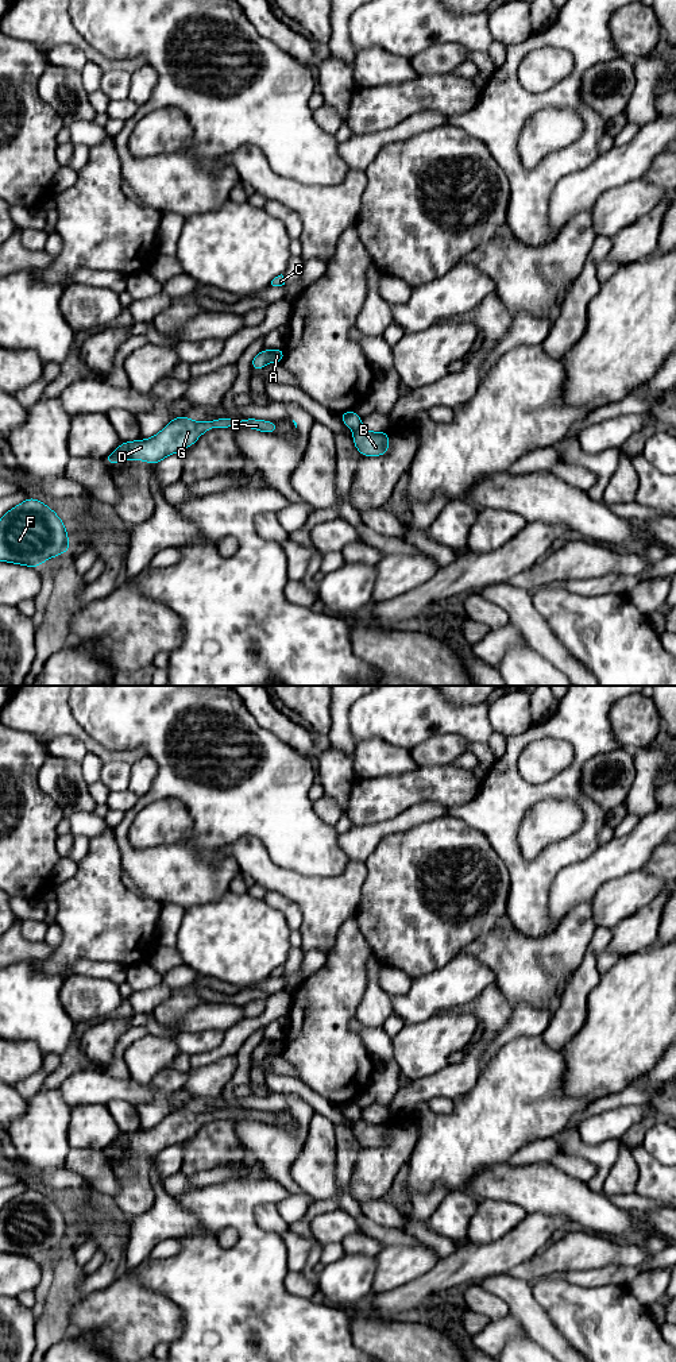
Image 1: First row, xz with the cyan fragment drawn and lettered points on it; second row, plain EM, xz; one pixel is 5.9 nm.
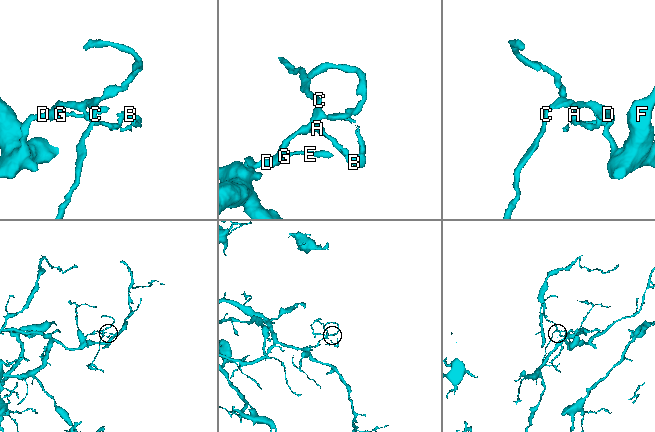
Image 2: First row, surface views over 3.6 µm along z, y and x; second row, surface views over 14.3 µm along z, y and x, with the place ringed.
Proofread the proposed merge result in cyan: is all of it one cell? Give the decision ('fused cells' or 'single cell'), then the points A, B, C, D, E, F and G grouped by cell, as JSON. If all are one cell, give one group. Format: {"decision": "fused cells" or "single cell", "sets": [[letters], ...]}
{"decision": "fused cells", "sets": [["A", "C", "D", "E", "F", "G"], ["B"]]}

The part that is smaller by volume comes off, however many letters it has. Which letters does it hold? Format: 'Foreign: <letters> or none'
Foreign: B

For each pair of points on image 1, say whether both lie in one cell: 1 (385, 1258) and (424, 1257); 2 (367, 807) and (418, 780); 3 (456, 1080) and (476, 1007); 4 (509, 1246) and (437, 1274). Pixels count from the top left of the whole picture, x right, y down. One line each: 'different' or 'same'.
1: same
2: same
3: same
4: same

